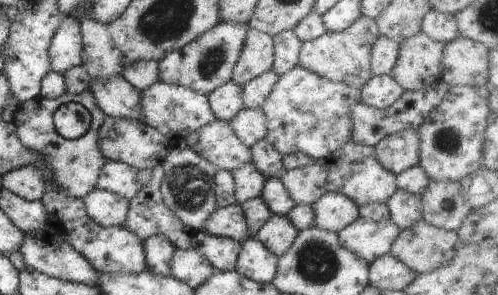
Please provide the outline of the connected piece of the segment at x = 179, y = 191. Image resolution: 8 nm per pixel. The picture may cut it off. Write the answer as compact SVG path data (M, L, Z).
M184 140L170 150L162 168L165 175L161 182L160 192L164 204L190 228L192 233L202 231L202 226L208 222L210 214L217 209L214 190L217 168L190 149Z

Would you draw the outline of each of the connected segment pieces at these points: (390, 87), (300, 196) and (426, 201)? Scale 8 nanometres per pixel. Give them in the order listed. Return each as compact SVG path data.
M373 75L361 88L361 102L377 109L385 109L392 106L404 91L390 75Z
M319 162L302 168L282 171L279 176L288 196L297 205L312 206L316 200L324 196L328 171Z
M429 182L421 194L424 222L447 231L460 230L461 221L473 210L464 202L459 182Z

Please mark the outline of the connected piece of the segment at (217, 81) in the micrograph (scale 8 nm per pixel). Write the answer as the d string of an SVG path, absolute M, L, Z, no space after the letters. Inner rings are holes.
M218 23L212 30L199 36L194 42L180 50L173 50L159 60L160 81L184 86L200 94L210 94L216 88L231 80L233 66L239 60L240 50L244 44L247 24Z

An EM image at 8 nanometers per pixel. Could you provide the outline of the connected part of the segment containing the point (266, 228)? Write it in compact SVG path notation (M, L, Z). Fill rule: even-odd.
M272 215L254 236L268 252L280 258L294 244L294 239L298 236L299 230L292 226L286 215Z

